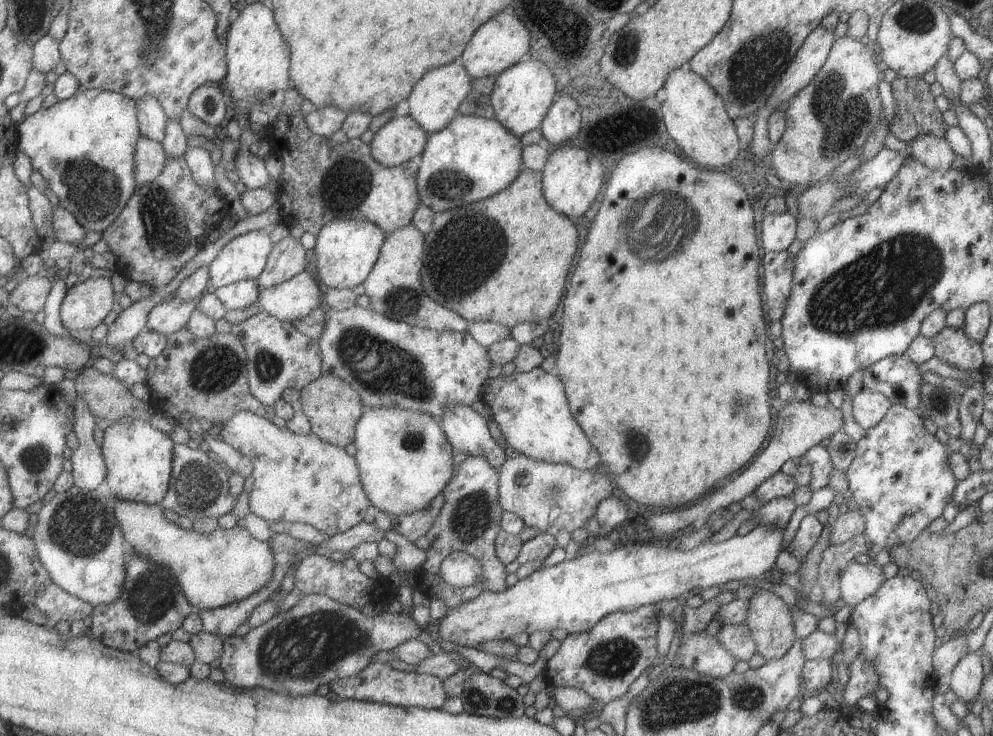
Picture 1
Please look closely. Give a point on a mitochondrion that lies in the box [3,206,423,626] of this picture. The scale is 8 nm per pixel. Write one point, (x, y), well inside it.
(80, 527)

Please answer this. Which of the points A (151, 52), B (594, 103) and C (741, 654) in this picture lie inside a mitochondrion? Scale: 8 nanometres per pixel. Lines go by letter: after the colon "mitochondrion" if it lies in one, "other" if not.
A: mitochondrion
B: other
C: other

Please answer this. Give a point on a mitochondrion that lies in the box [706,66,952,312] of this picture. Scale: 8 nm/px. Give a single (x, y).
(836, 111)

